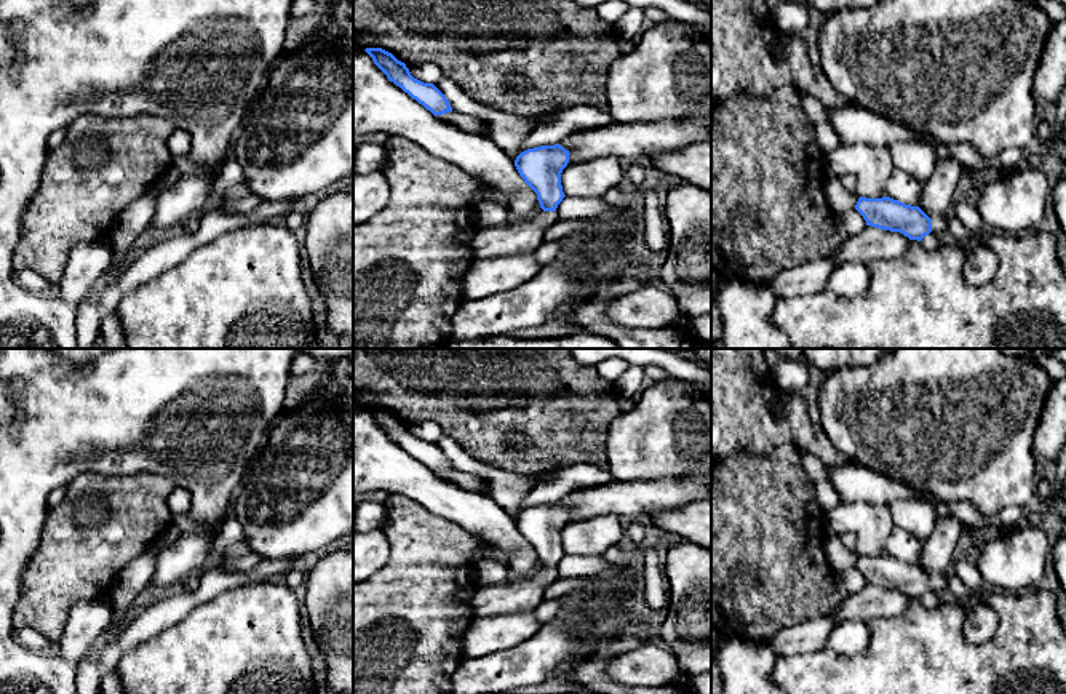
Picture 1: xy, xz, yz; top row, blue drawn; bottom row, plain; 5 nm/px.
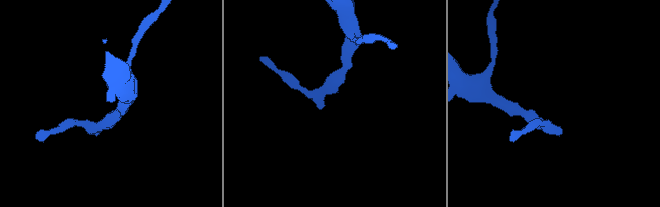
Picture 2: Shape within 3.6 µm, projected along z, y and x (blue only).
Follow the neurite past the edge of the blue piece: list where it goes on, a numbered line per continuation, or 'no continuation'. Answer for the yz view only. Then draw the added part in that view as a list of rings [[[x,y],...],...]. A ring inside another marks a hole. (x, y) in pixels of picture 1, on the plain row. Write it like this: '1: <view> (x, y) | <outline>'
1: yz (938, 584) | [[[946,576],[932,577],[932,592],[941,595],[943,598],[953,598],[948,588]]]

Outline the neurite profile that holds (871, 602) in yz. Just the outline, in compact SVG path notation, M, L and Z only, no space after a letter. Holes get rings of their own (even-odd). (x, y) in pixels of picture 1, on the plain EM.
M866 584L857 593L844 593L837 611L839 620L869 622L873 619L890 619L905 612L911 598L900 590L882 588Z

